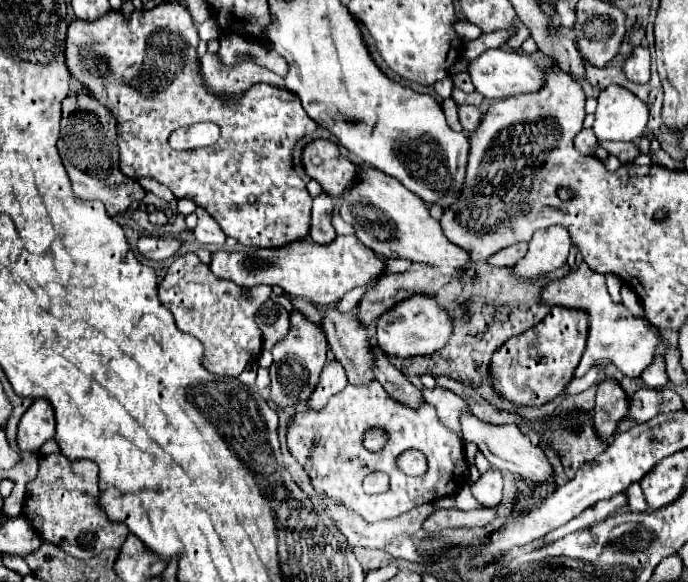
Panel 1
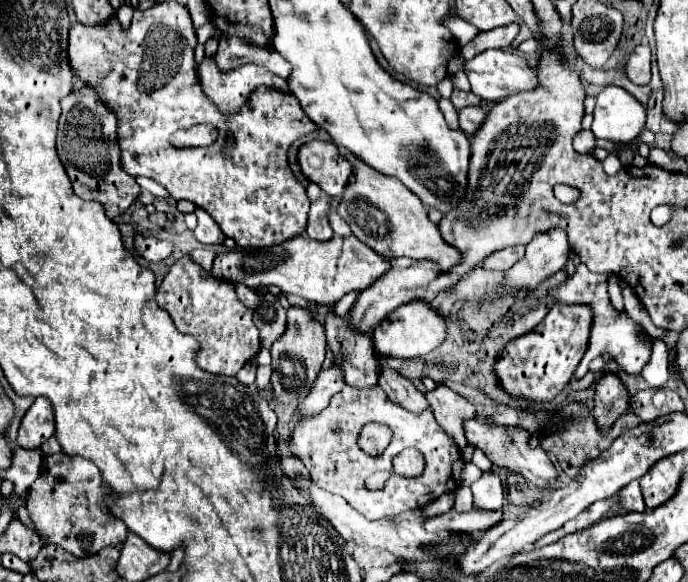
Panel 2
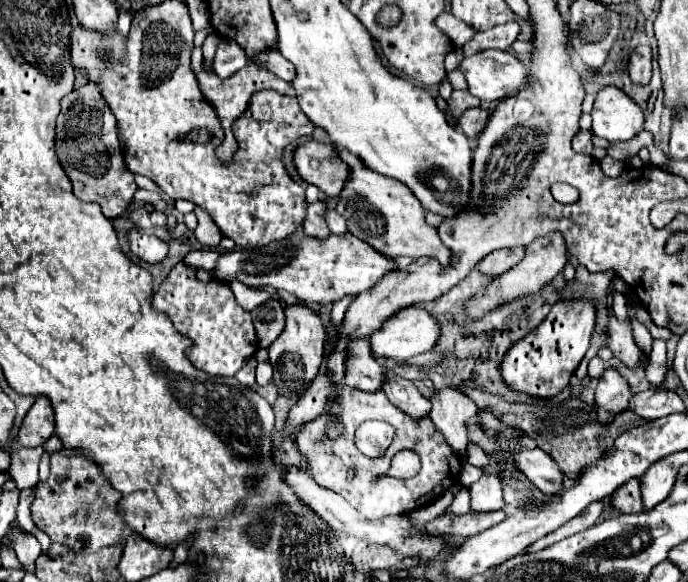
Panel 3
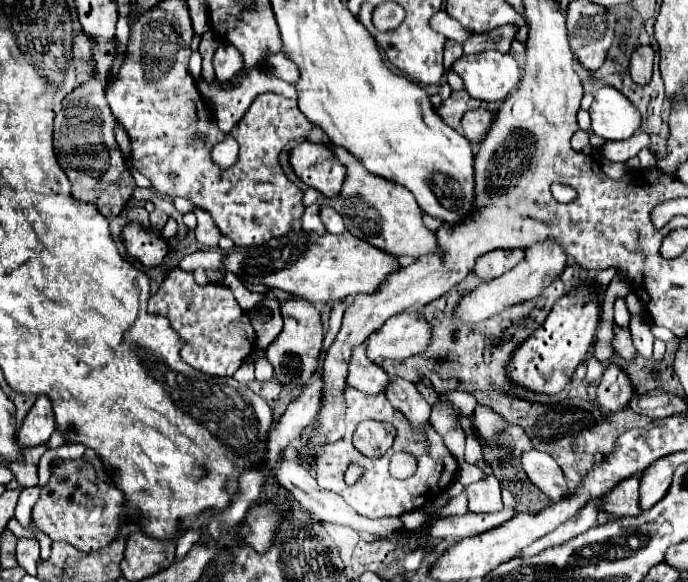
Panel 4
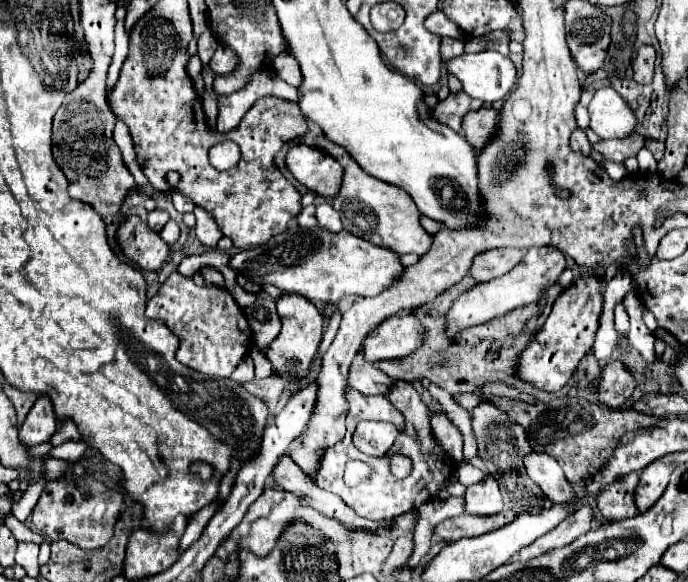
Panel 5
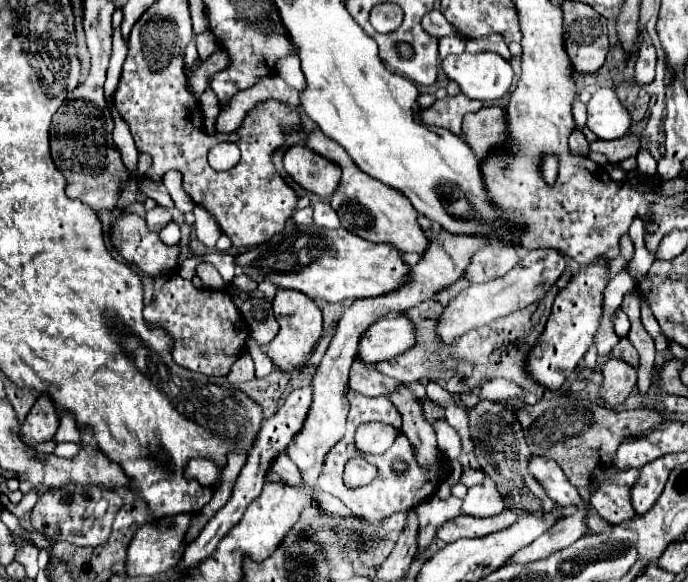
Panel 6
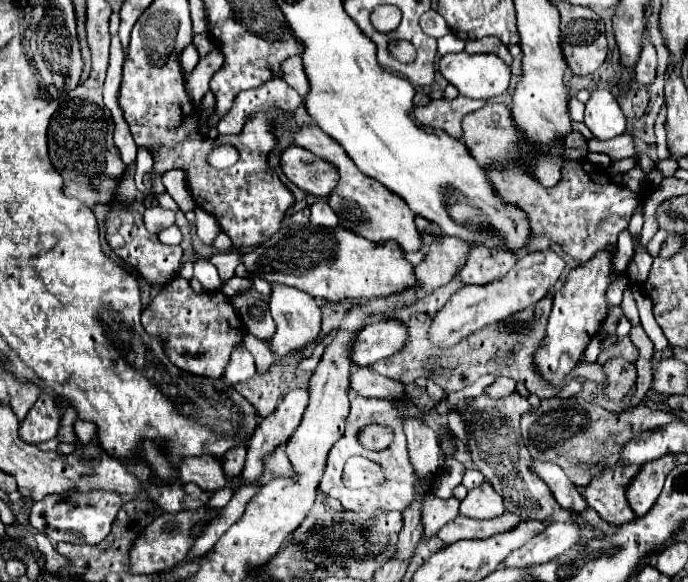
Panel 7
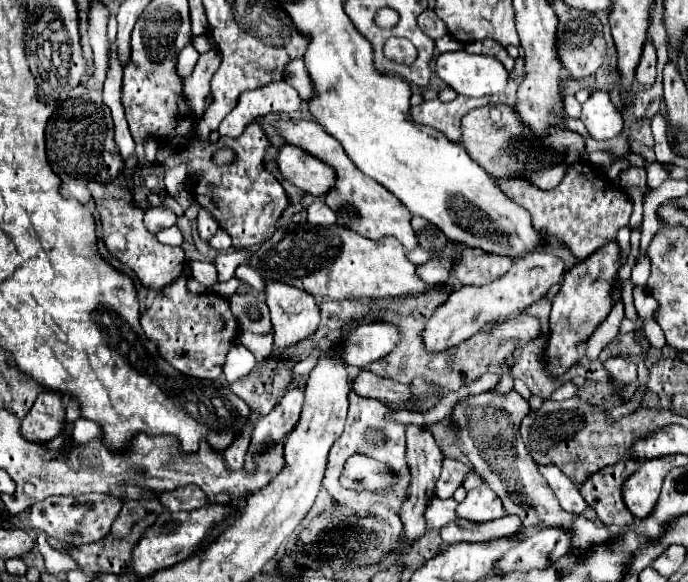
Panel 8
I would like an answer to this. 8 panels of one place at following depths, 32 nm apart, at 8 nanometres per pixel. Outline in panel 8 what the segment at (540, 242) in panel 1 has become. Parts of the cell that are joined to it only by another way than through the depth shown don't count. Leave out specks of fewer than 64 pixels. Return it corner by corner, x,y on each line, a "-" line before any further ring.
530,252
526,254
524,258
516,260
514,266
498,280
494,280
492,284
486,284
486,286
460,286
436,312
434,316
428,320
428,328
424,330
424,342
428,346
428,350
448,350
448,348
454,348
458,346
460,342
468,340
470,336
474,336
476,332
480,332
484,326
488,324
494,324
496,320
500,318
506,318
506,316
512,316
512,314
518,314
518,312
524,312
528,306
532,306
534,302
538,302
540,298
546,296
546,292
560,282
564,274
564,262
552,254
552,252

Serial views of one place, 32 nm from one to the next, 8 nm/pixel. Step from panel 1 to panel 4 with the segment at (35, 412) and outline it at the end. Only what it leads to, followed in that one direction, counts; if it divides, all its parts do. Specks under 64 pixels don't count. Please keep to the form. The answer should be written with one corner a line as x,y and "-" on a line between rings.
38,396
34,406
30,408
28,416
24,418
22,428
18,430
18,444
20,446
40,446
46,444
52,432
56,430
54,412
48,396

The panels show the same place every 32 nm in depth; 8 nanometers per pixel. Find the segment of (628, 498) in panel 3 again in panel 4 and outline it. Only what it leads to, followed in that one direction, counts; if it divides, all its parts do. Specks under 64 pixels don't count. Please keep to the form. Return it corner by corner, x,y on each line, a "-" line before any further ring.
632,476
632,480
624,480
624,484
618,484
612,488
608,496
602,500
604,508
608,514
614,516
636,516
642,508
638,502
638,478

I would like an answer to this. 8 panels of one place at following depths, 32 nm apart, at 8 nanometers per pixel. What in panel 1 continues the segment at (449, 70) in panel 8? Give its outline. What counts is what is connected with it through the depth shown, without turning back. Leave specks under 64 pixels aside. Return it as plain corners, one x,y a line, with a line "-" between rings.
504,48
486,50
482,56
478,56
476,60
472,60
468,64
468,74
472,76
476,92
480,92
482,96
486,96
488,100
492,100
492,98
510,98
510,96
518,96
518,94
528,94
528,92
536,92
538,88
544,86
542,84
544,70
534,60
530,60
522,52
504,50

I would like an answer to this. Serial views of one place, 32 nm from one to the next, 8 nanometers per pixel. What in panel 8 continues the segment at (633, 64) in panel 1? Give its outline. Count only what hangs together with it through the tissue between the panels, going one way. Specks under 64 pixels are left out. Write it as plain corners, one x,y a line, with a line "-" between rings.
652,42
644,44
644,52
642,58
636,66
636,80
642,86
652,86
656,80
656,50
652,46

